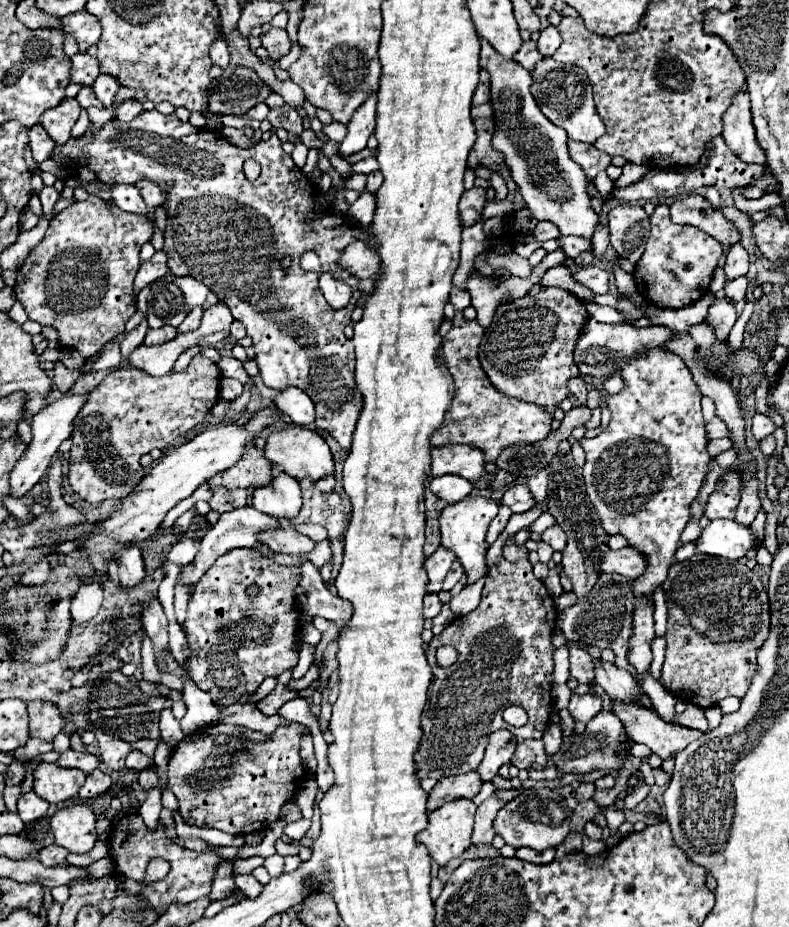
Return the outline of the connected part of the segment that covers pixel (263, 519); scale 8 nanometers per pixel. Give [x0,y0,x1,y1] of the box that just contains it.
[179,506,281,586]

